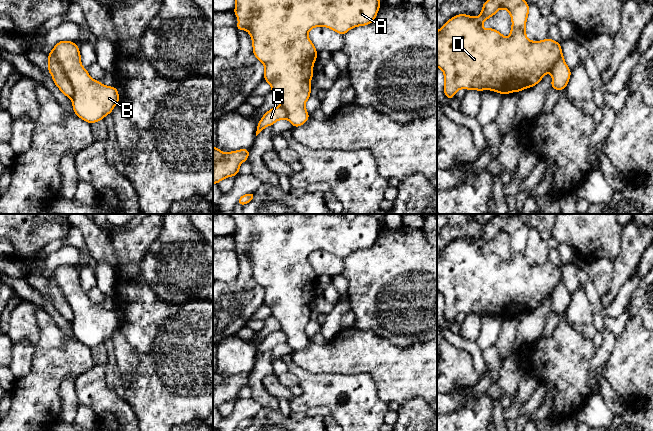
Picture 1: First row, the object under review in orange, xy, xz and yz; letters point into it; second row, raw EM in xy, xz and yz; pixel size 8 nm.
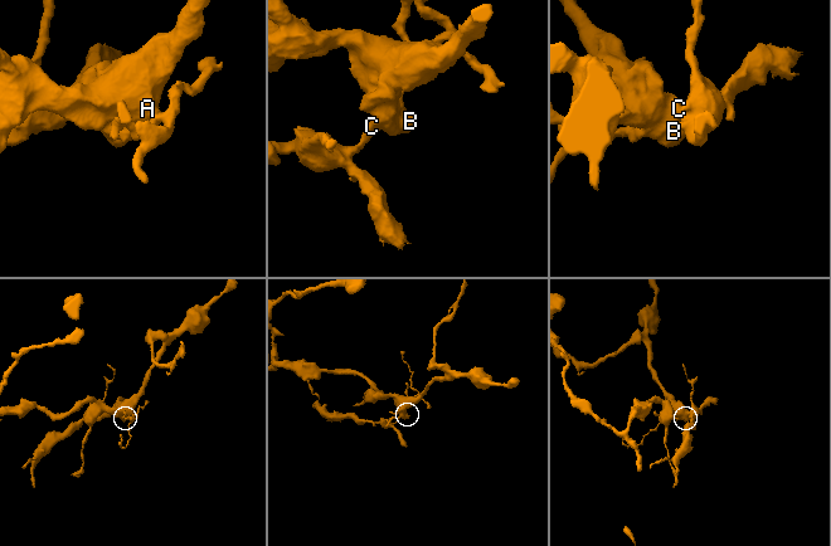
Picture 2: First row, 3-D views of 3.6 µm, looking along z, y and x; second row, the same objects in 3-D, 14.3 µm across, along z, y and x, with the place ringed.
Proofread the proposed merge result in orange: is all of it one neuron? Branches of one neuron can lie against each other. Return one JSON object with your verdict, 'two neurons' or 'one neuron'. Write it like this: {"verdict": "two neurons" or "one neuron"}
{"verdict": "two neurons"}

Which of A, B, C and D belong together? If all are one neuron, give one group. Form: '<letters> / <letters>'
A B D / C

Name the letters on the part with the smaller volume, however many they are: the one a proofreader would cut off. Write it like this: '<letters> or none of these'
C

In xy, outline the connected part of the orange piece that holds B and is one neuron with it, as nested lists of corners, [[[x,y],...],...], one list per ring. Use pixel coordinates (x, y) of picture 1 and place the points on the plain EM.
[[[62,264],[54,270],[53,276],[73,311],[74,337],[89,348],[111,338],[119,327],[118,314],[115,310],[105,310],[90,301],[87,293],[82,290],[77,268]]]

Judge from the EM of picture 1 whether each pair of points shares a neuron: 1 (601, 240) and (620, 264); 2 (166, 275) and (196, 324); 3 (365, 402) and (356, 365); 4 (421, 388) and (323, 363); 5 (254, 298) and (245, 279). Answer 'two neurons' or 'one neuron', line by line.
1: two neurons
2: two neurons
3: two neurons
4: one neuron
5: one neuron

